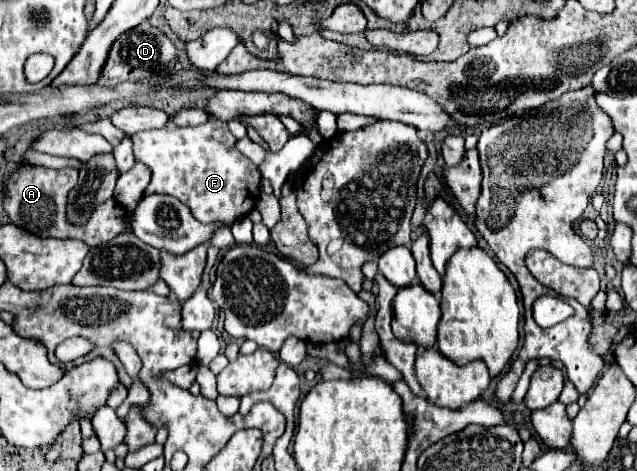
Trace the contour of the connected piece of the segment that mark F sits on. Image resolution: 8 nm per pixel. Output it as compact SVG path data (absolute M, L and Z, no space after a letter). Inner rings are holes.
M208 120L206 124L200 124L200 126L194 126L194 128L162 128L162 130L148 130L148 132L140 132L140 134L134 134L132 136L132 142L134 142L134 156L136 156L136 160L138 162L144 162L148 168L150 168L150 172L152 172L152 180L150 180L150 184L148 184L148 190L144 190L144 196L148 196L148 194L170 194L170 196L174 196L174 198L178 198L180 202L184 202L190 210L192 210L192 216L196 218L196 220L200 220L200 222L204 222L204 224L208 224L208 222L224 222L224 224L232 224L236 218L240 218L240 216L246 216L252 208L254 208L254 204L256 204L256 200L258 200L258 194L260 194L260 170L258 170L258 166L254 166L238 148L236 148L236 138L230 134L230 130L228 130L228 124L226 122L220 122L220 120Z

